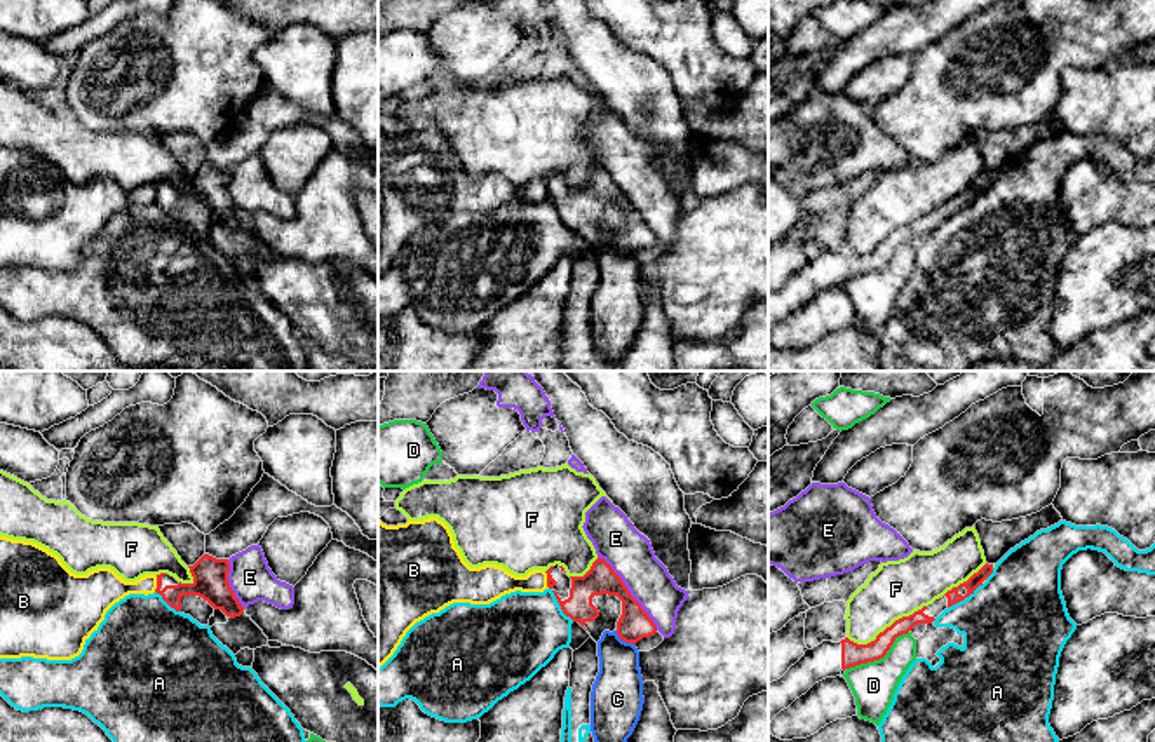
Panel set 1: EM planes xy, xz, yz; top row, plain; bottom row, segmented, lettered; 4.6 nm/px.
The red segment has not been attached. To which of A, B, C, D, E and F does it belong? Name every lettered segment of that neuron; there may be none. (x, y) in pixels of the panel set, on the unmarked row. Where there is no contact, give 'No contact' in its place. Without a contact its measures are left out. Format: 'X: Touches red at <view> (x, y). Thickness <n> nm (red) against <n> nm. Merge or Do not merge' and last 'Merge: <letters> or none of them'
A: Touches red at yz (965, 206). Thickness 60 nm (red) against 460 nm. Do not merge
B: Touches red at xy (157, 194). Thickness 160 nm (red) against 180 nm. Do not merge
C: Touches red at xz (624, 249). Thickness 150 nm (red) against 240 nm. Do not merge
D: Touches red at yz (878, 269). Thickness 110 nm (red) against 200 nm. Do not merge
E: Touches red at xz (629, 202). Thickness 150 nm (red) against 200 nm. Do not merge
F: Touches red at yz (887, 237). Thickness 110 nm (red) against 260 nm. Do not merge
Merge: none of them

